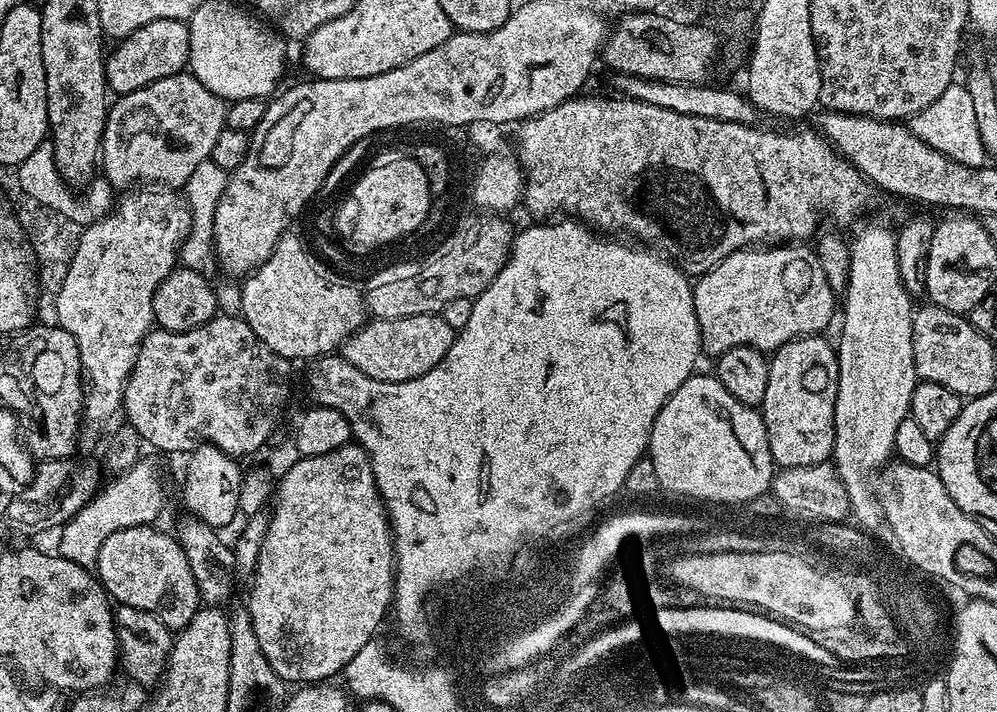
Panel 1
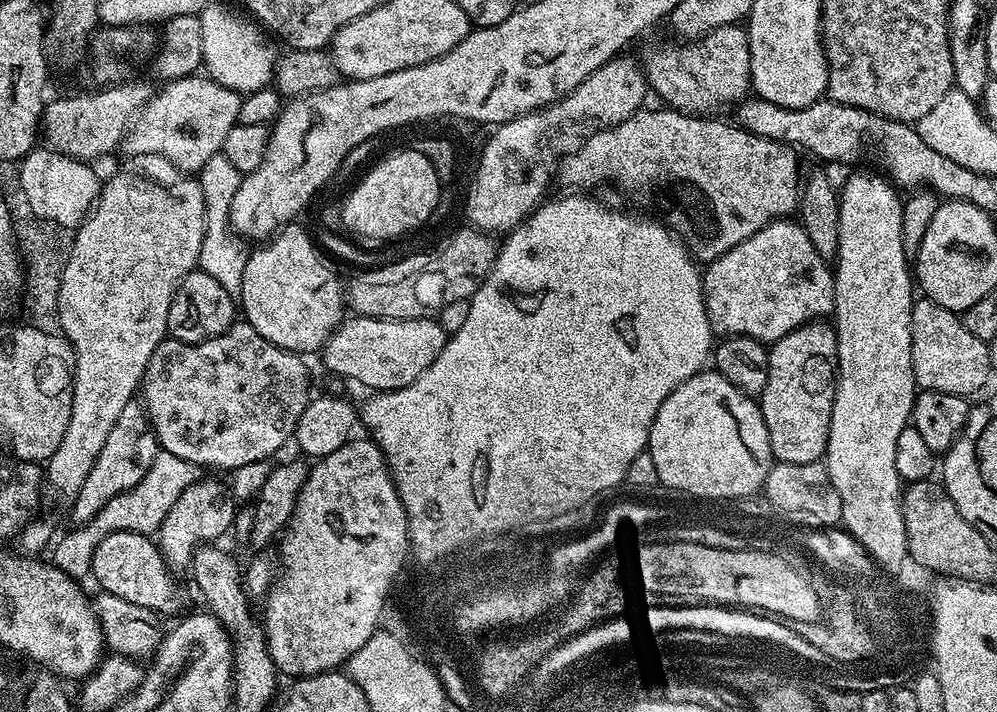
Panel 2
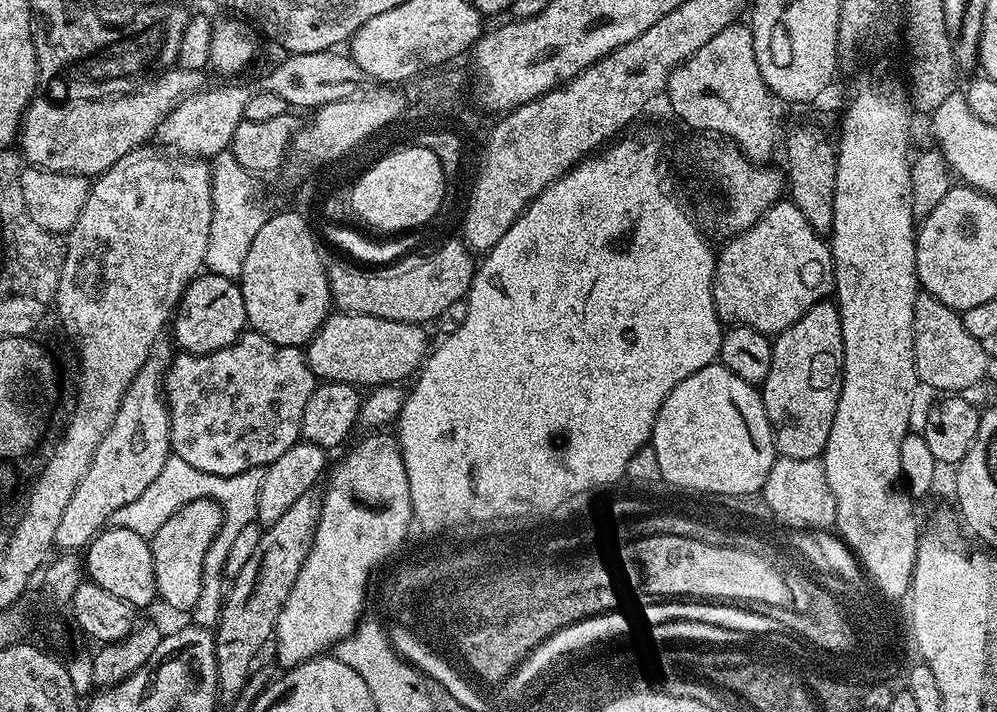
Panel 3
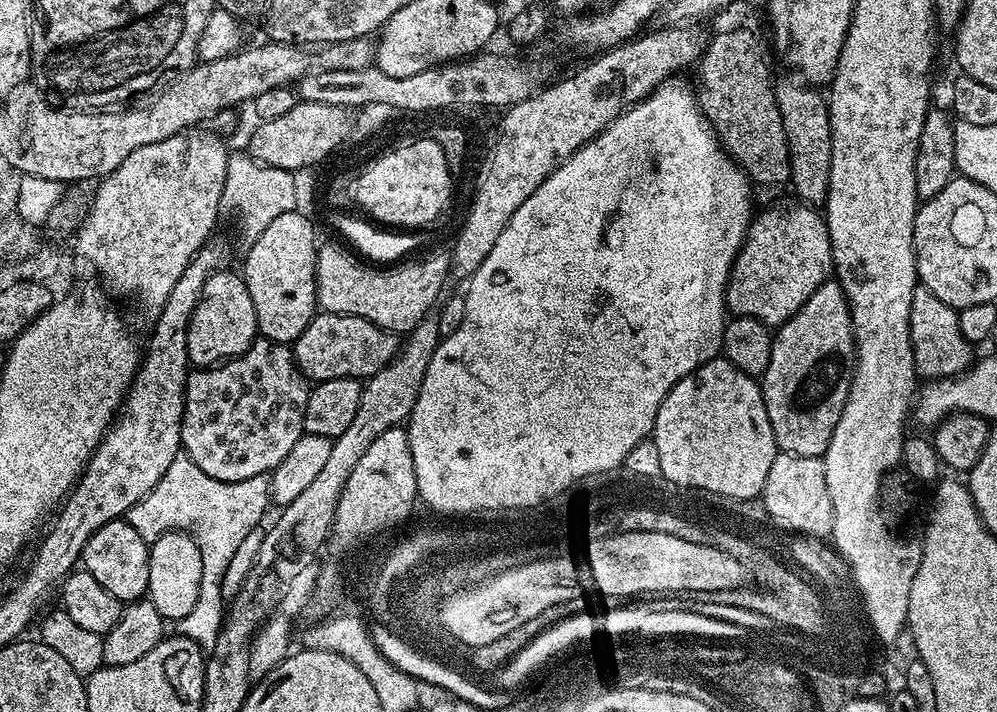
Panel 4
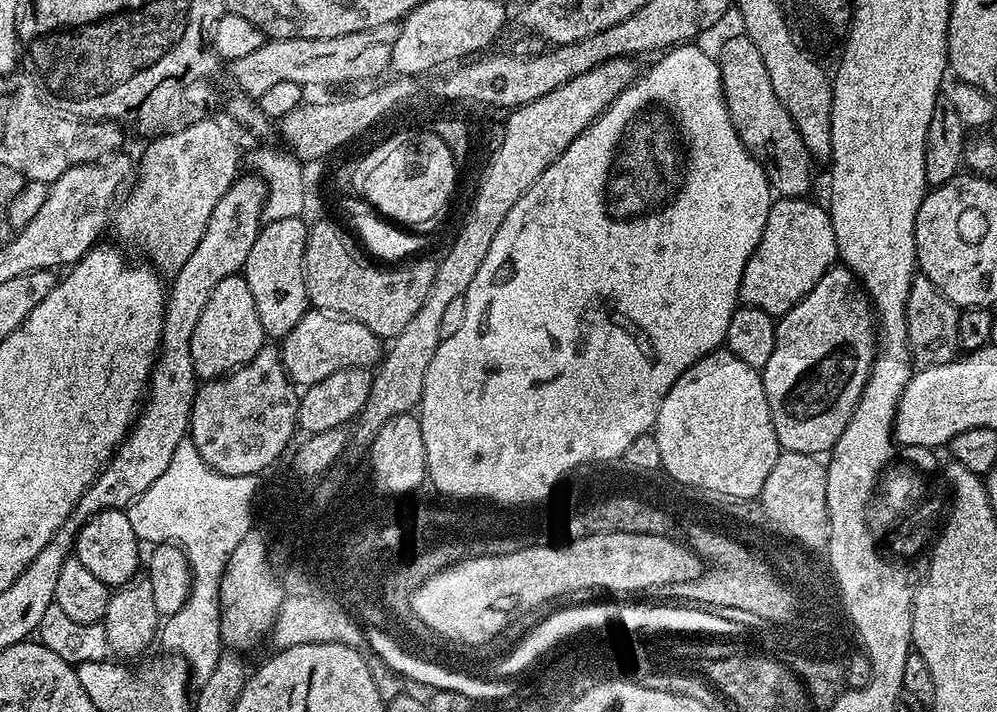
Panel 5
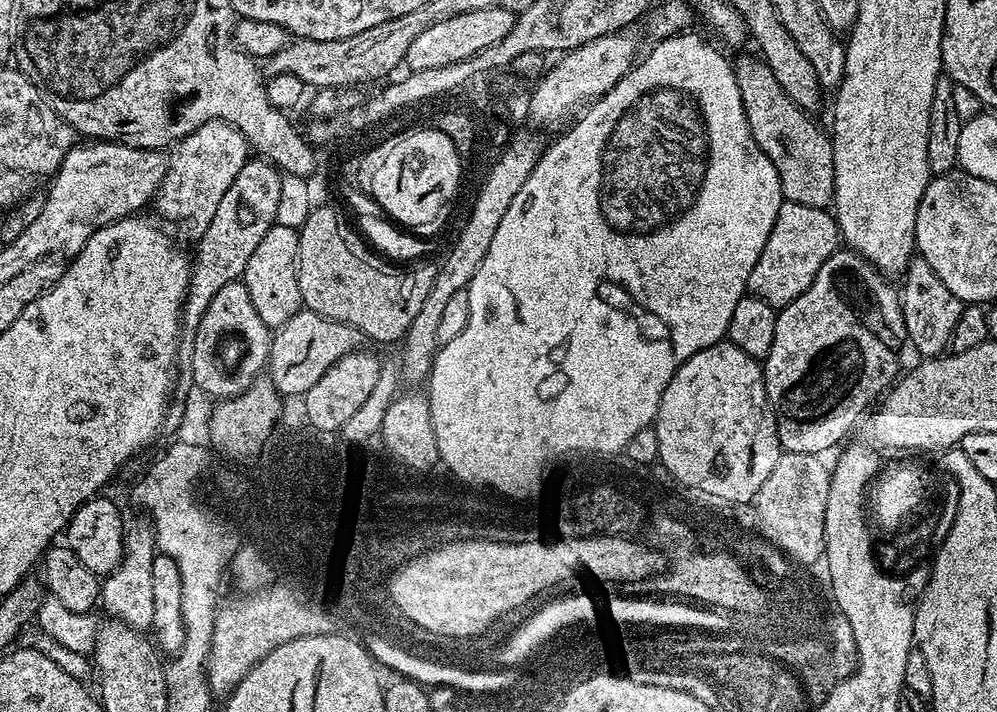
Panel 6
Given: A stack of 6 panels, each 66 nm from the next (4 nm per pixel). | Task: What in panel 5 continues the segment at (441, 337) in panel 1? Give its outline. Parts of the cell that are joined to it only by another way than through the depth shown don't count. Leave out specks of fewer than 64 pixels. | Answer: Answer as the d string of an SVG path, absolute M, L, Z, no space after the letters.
M319 310L307 312L298 326L282 337L279 349L286 374L300 386L322 382L322 378L330 378L338 370L375 369L386 351L382 337L362 326L362 322L337 318L333 313Z

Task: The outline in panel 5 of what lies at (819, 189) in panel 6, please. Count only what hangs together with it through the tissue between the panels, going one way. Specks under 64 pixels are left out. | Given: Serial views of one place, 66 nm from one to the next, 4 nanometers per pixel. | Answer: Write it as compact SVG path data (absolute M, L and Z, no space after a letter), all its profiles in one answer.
M743 34L732 36L721 46L718 63L724 101L728 107L732 125L735 126L736 133L740 135L740 140L746 146L746 150L764 168L766 178L772 184L773 193L780 198L785 196L807 197L808 187L812 184L814 161L812 155L806 150L802 142L802 134L798 134L786 106L778 102L778 94L774 94L774 86L770 86L770 74L766 74L766 65L762 63L762 54L758 54L758 46L754 46L754 42L750 42L750 38Z

